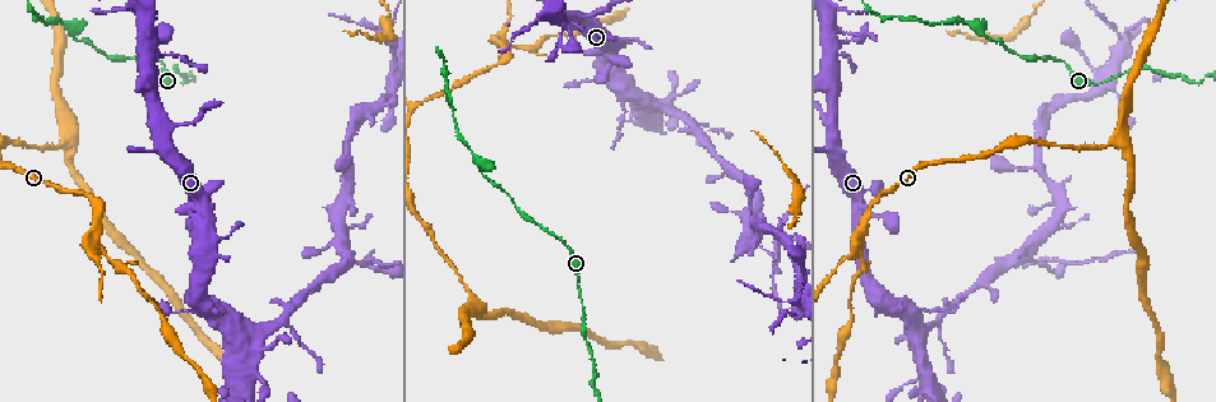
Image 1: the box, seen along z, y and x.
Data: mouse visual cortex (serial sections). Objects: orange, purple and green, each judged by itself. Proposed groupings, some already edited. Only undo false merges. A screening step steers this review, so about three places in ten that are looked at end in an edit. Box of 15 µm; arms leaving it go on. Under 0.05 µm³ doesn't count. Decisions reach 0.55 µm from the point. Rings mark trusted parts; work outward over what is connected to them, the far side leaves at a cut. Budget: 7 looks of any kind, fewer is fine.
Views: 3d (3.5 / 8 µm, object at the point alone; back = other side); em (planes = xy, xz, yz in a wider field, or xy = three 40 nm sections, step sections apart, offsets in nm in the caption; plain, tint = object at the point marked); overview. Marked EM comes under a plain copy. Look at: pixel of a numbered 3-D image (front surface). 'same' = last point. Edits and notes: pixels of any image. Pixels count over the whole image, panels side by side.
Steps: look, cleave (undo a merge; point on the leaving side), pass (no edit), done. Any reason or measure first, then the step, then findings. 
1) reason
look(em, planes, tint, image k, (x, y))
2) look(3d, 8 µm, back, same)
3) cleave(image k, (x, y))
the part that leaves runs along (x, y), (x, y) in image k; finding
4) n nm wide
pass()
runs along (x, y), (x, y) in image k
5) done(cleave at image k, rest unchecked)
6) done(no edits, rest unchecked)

branch point
look(3d, 8 µm, image 1, (72, 30))

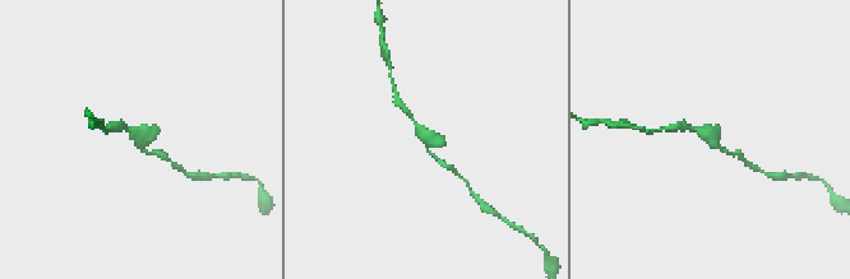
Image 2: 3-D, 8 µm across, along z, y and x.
look(em, xy, step 2, tint, image 2, (714, 139))

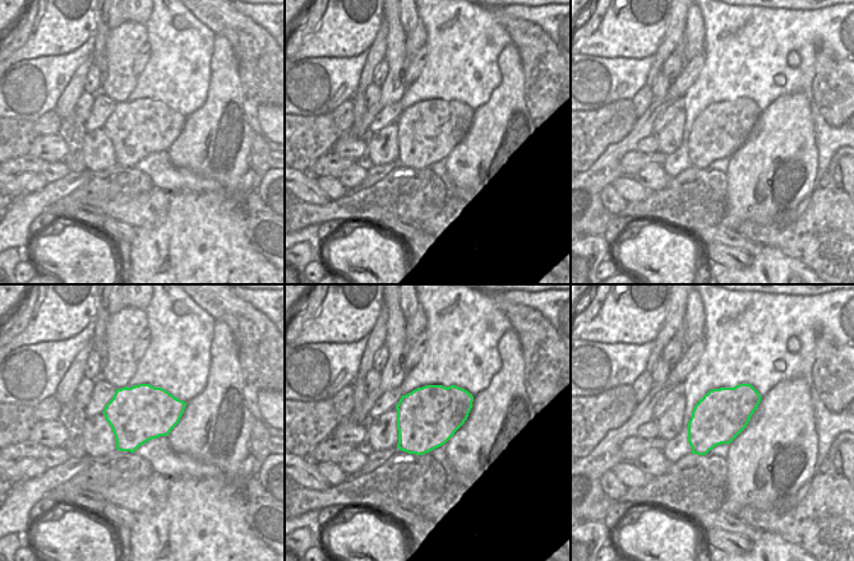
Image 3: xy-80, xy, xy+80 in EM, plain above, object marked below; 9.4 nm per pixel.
pass()
runs along (443, 164), (406, 111) in image 2; continuous, no second cell

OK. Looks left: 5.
a fork
look(3d, 3.5 µm, image 1, (503, 47))

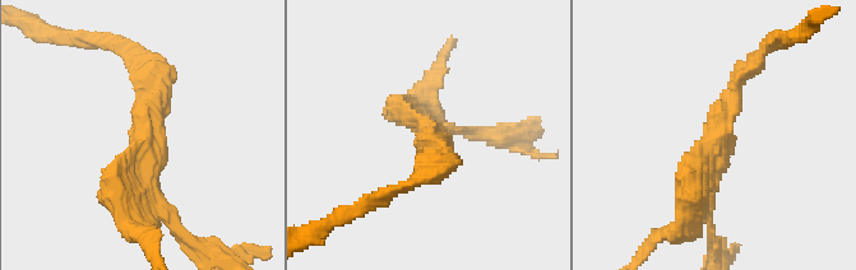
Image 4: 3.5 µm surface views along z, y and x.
3 arms; arms of 150, 200, 350 nm
look(em, xy, step 1, tint, image 4, (147, 153))

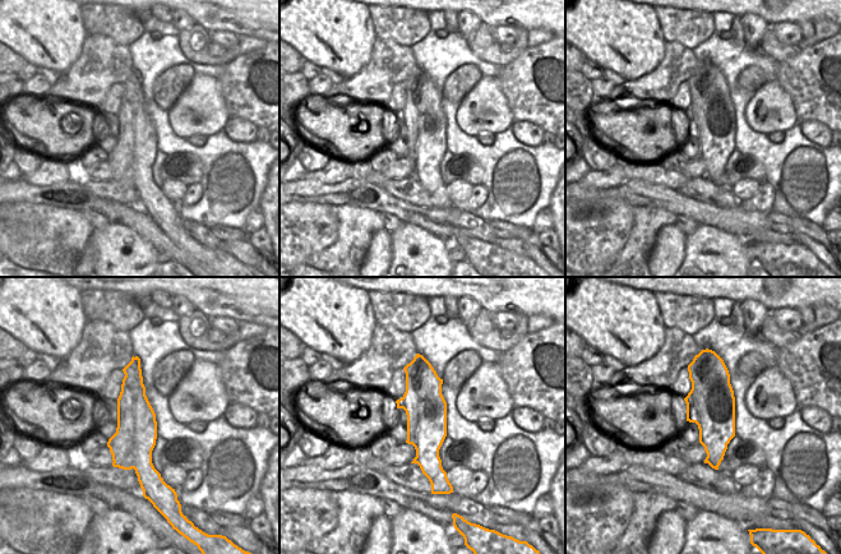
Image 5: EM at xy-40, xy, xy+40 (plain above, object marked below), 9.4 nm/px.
cleave(image 4, (126, 233))
the part that leaves runs along (126, 168), (123, 204), (153, 255) in image 4; a second cell is stuck on

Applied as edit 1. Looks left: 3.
look(3d, 3.5 µm, image 1, (264, 385))

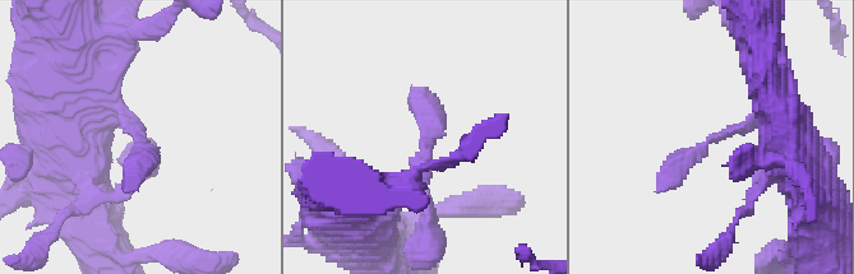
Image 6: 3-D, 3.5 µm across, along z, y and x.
shape alone is not enough
look(em, xy, step 5, tint, image 6, (711, 136))

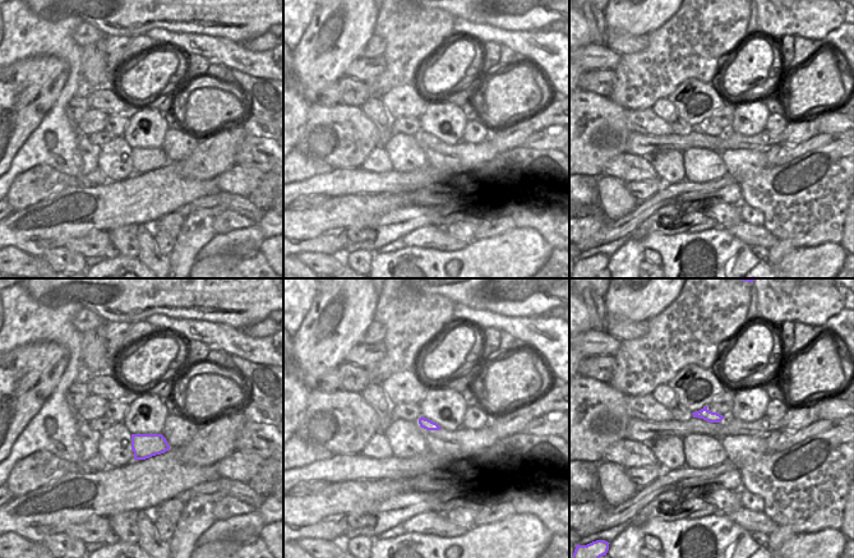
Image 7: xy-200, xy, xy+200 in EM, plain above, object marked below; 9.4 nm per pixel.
look(em, xy, step 3, tint, same)

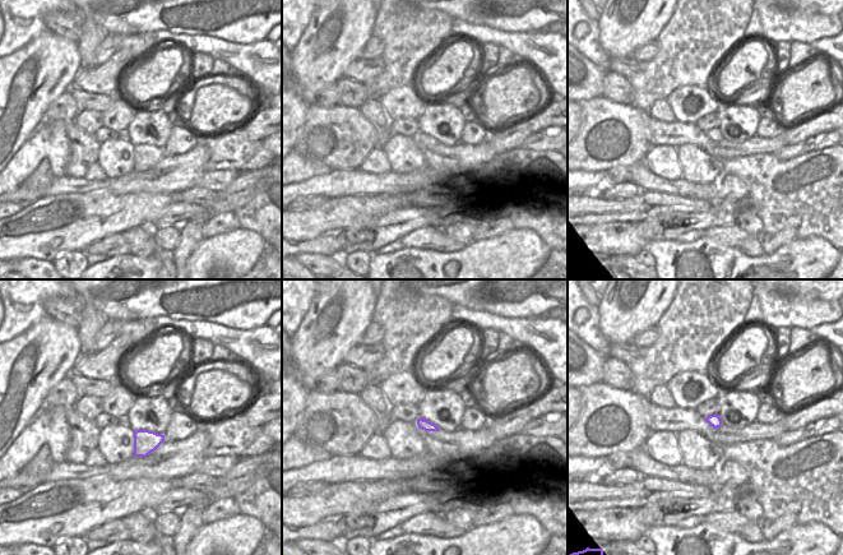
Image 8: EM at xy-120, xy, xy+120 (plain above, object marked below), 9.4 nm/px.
pass()
continuous, no second cell

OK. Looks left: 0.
done(cleave at image 4, rest unchecked)

